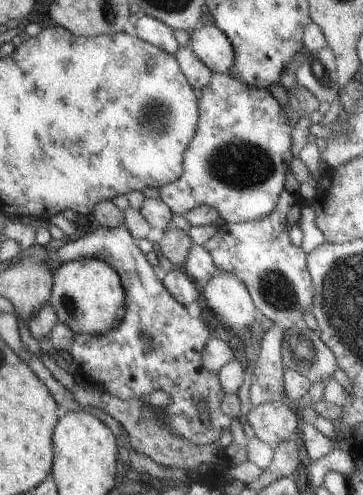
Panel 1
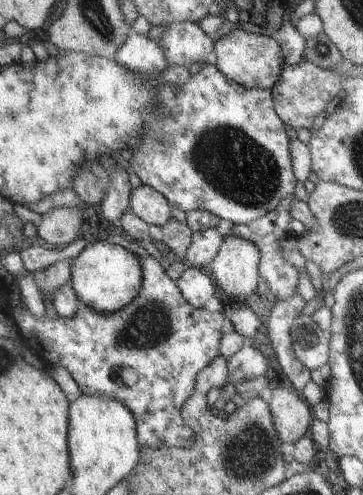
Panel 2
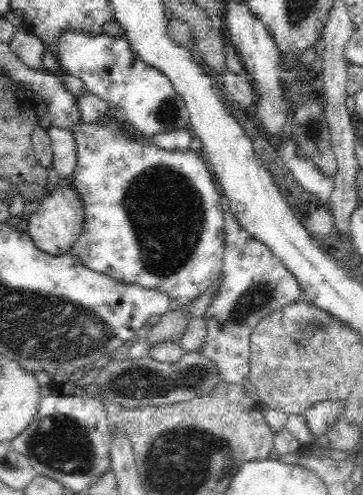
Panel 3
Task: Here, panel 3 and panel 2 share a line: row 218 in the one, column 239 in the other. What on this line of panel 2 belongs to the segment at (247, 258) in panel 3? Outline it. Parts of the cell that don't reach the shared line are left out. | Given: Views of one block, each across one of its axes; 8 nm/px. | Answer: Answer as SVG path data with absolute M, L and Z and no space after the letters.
M293 196L283 198L275 206L275 210L263 214L261 218L253 220L251 224L243 224L243 226L233 224L231 230L227 232L227 236L239 236L243 240L251 240L257 246L257 250L259 250L259 270L257 272L259 272L259 278L265 280L265 284L271 290L271 294L275 296L275 300L287 300L289 296L293 296L295 288L297 288L297 280L299 280L299 270L281 256L279 244L277 244L279 240L285 240L289 236L289 228L291 228L291 220L293 220L293 216L291 216L291 202L293 200L295 200Z

